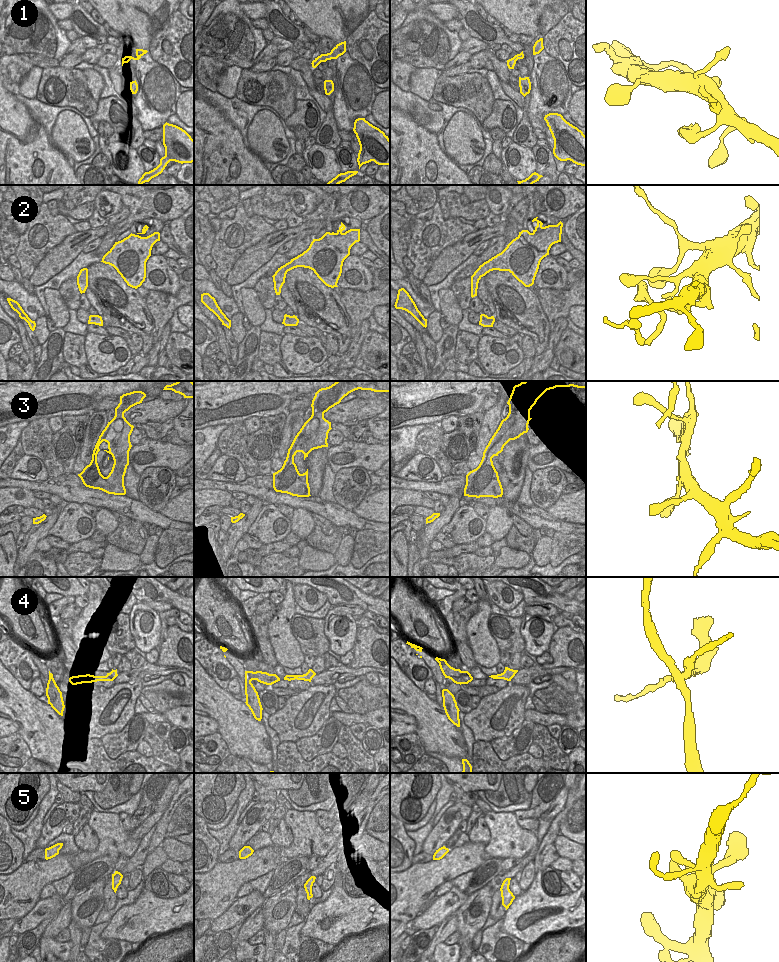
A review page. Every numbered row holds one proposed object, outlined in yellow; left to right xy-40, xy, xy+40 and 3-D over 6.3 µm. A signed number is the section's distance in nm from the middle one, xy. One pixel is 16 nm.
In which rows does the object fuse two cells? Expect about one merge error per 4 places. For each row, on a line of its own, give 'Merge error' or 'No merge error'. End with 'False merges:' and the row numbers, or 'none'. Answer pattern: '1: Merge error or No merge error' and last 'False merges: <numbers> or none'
1: No merge error
2: No merge error
3: No merge error
4: Merge error
5: No merge error
False merges: 4.

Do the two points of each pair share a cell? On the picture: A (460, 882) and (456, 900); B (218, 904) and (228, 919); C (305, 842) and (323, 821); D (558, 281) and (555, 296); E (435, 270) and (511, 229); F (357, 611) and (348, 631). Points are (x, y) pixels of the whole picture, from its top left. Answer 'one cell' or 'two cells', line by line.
A: two cells
B: two cells
C: two cells
D: two cells
E: two cells
F: two cells

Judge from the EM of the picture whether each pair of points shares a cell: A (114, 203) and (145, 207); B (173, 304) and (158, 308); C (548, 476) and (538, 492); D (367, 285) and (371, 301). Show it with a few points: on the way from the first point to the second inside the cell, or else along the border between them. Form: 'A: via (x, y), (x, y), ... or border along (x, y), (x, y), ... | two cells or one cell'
A: border along (120, 195), (123, 205) | two cells
B: via (169, 304), (162, 305) | one cell
C: via (548, 480), (542, 488) | one cell
D: border along (345, 288), (363, 291), (372, 289) | two cells

